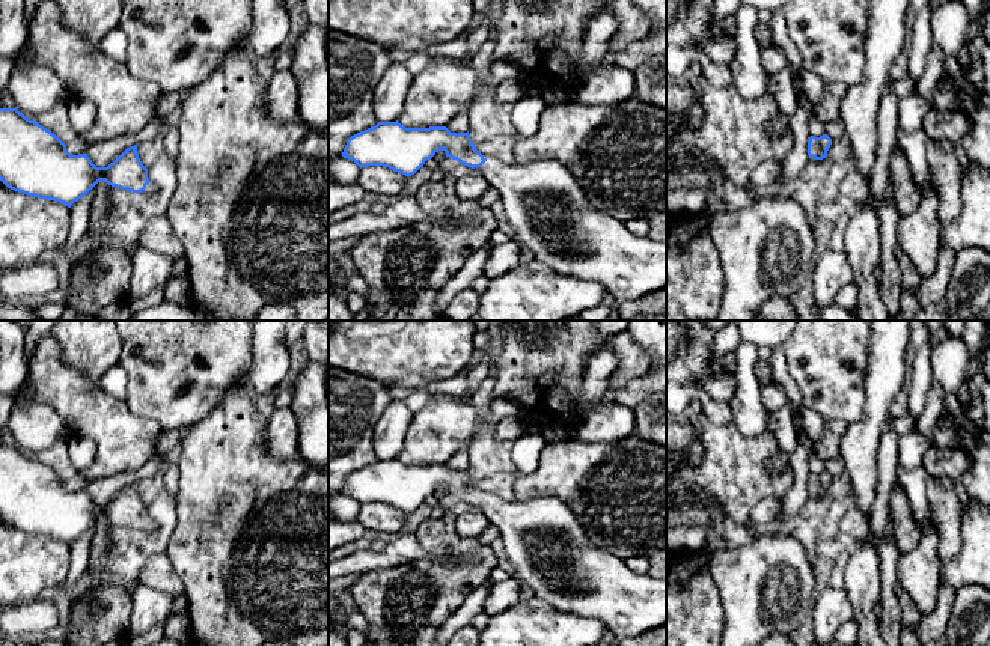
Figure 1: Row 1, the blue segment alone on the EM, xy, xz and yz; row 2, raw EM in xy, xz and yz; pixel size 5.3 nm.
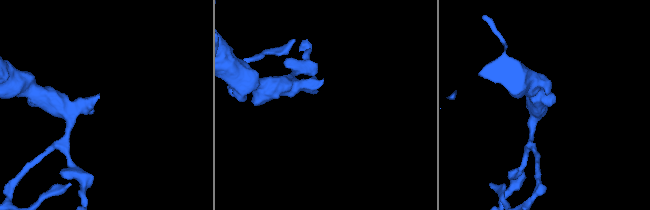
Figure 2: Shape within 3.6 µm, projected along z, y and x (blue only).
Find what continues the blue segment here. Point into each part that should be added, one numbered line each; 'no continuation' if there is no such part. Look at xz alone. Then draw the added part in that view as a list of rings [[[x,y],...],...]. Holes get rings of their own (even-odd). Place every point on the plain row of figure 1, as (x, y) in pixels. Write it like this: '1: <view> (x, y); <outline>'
1: xz (550, 551); [[[487,497],[481,512],[497,529],[520,583],[562,613],[601,620],[624,640],[666,625],[666,581],[633,572],[622,559],[594,545],[571,507],[559,498],[529,501]]]

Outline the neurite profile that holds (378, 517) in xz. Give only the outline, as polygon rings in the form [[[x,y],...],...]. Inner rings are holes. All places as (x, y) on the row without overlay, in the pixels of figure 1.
[[[368,503],[359,509],[359,523],[375,532],[398,533],[407,516],[408,513],[383,503]]]

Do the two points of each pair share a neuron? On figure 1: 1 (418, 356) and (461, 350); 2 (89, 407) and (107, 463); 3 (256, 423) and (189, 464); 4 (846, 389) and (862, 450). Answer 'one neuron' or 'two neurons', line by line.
1: one neuron
2: one neuron
3: one neuron
4: two neurons

